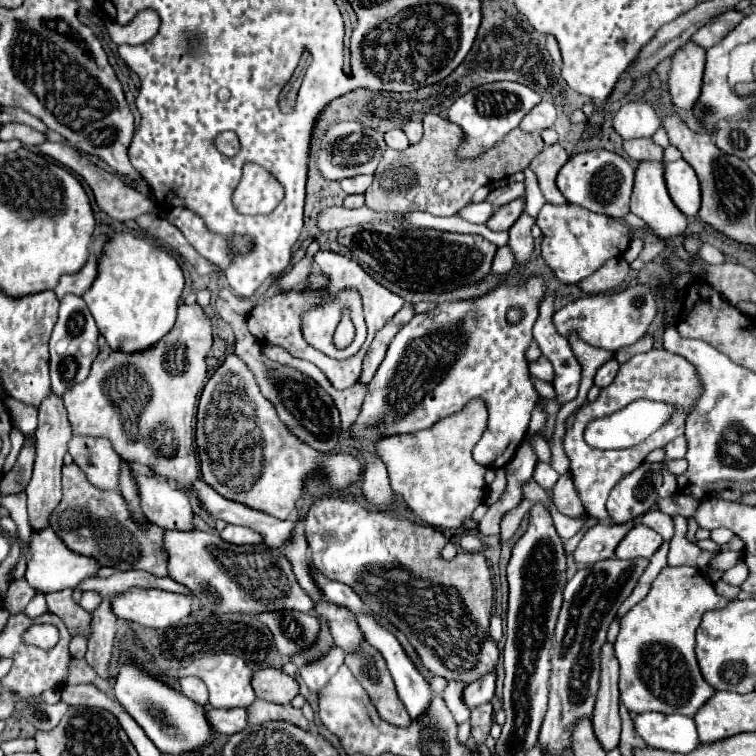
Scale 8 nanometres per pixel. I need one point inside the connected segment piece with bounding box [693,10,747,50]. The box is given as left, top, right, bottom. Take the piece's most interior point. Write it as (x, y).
(719, 27)

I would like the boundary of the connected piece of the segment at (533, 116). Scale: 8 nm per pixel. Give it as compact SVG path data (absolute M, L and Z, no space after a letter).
M539 102L527 116L521 120L519 128L525 132L543 132L555 122L555 106L549 102Z

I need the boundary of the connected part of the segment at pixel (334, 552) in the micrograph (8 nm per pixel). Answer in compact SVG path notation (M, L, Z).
M333 492L313 500L305 518L305 536L311 548L313 568L329 580L351 586L371 612L381 614L383 620L401 630L419 654L421 664L431 674L471 684L471 680L477 680L485 672L495 668L499 650L489 636L489 618L493 612L493 582L483 554L459 552L455 558L443 560L441 550L445 548L445 536L439 530L413 524L395 508L367 508L367 504L357 502L349 494Z

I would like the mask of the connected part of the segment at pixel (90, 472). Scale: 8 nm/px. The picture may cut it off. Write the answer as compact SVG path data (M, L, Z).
M75 436L69 440L69 454L73 462L85 470L91 484L117 490L117 472L121 466L119 454L113 450L109 440L97 436Z

